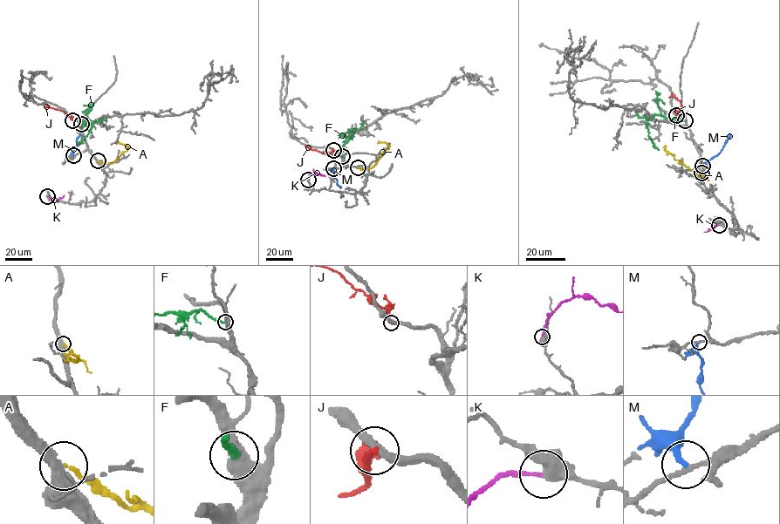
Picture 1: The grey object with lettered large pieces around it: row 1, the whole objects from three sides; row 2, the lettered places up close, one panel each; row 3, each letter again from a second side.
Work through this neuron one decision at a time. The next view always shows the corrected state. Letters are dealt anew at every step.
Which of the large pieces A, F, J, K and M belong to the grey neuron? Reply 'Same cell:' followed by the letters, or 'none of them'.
Same cell: none of them

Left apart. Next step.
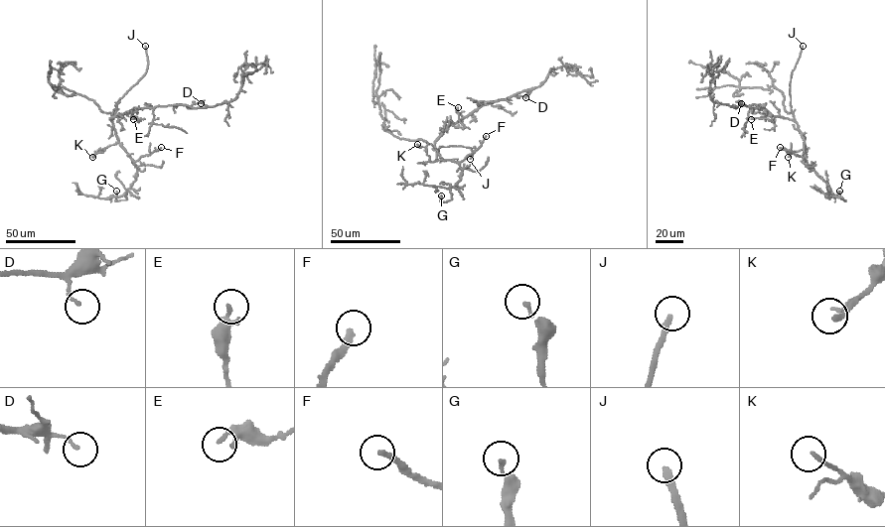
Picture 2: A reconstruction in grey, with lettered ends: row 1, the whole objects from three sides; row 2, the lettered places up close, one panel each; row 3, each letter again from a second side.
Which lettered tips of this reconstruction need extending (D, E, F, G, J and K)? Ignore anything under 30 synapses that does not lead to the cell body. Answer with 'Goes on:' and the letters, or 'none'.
Goes on: F, J

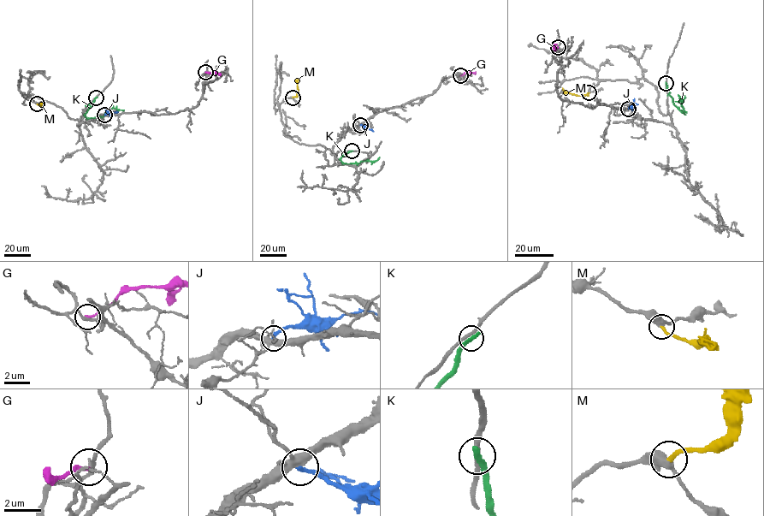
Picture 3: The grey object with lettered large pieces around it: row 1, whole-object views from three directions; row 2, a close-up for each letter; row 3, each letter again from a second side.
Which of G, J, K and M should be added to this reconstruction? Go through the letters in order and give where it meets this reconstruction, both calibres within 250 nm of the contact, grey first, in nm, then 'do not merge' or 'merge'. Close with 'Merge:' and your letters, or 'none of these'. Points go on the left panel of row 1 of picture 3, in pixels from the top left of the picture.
G: meets grey at (205, 72); 240 nm thick on the grey side, 170 nm on the other; do not merge
J: meets grey at (104, 115); 400 nm thick on the grey side, 240 nm on the other; do not merge
K: meets grey at (96, 97); 240 nm thick on the grey side, 400 nm on the other; do not merge
M: meets grey at (37, 103); 400 nm thick on the grey side, 200 nm on the other; merge
Merge: M

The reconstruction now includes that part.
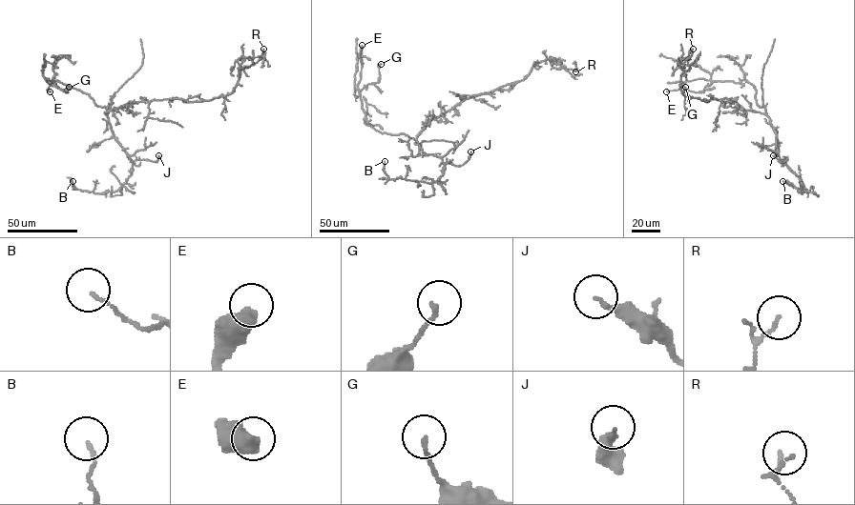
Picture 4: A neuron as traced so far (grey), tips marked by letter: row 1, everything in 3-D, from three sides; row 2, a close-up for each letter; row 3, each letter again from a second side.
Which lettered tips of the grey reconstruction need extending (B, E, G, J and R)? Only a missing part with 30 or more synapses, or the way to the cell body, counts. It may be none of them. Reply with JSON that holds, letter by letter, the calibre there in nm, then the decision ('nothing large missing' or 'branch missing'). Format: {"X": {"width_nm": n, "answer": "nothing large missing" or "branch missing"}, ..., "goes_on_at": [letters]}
{"B": {"width_nm": 100, "answer": "nothing large missing"}, "E": {"width_nm": 550, "answer": "nothing large missing"}, "G": {"width_nm": 140, "answer": "nothing large missing"}, "J": {"width_nm": 180, "answer": "nothing large missing"}, "R": {"width_nm": 60, "answer": "nothing large missing"}, "goes_on_at": []}

